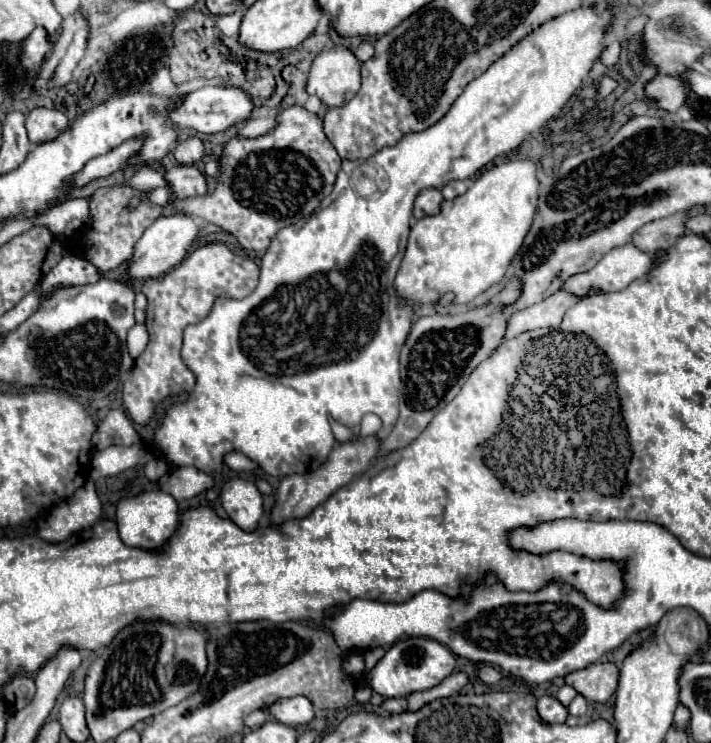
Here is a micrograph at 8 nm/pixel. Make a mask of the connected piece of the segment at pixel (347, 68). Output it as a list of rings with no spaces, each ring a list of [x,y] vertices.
[[[337,45],[321,51],[311,67],[307,91],[317,95],[327,107],[347,103],[361,85],[361,63],[349,47]]]

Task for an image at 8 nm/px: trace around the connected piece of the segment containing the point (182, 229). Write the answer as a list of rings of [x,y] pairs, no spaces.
[[[189,215],[159,217],[143,233],[143,237],[137,241],[135,253],[133,253],[131,261],[129,261],[129,279],[131,281],[135,281],[135,279],[151,279],[151,277],[167,273],[169,269],[173,269],[177,263],[183,261],[183,257],[187,255],[187,251],[193,245],[197,235],[199,235],[199,227]]]

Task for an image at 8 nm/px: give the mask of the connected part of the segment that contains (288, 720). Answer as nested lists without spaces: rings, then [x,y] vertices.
[[[307,697],[279,699],[269,707],[269,713],[283,725],[307,725],[313,719],[313,705]]]

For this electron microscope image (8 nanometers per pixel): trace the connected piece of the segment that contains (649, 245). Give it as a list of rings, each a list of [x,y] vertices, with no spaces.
[[[681,211],[681,213],[669,215],[665,219],[647,223],[645,227],[641,227],[637,231],[637,235],[633,235],[633,243],[637,243],[637,247],[641,247],[641,251],[669,249],[677,243],[677,239],[681,239],[687,233],[685,219],[687,219],[687,213]]]

